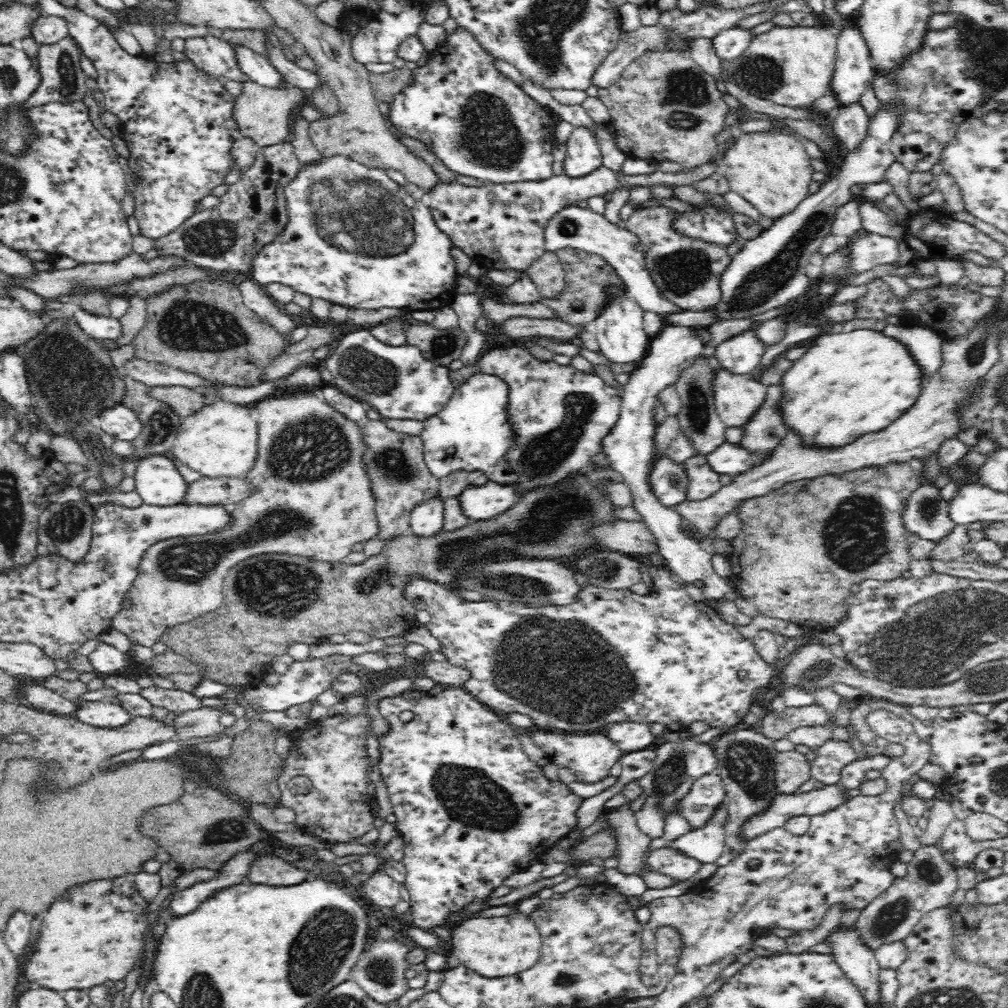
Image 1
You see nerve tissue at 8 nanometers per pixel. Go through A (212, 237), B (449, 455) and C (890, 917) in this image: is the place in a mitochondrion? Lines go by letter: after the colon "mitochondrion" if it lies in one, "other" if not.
A: mitochondrion
B: other
C: mitochondrion

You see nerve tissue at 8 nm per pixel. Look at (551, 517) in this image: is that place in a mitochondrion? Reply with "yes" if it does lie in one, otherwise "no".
yes

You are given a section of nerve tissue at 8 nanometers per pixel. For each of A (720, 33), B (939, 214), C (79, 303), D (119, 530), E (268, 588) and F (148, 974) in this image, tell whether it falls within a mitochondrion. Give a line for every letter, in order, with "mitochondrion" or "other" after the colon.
A: other
B: other
C: other
D: other
E: mitochondrion
F: other

